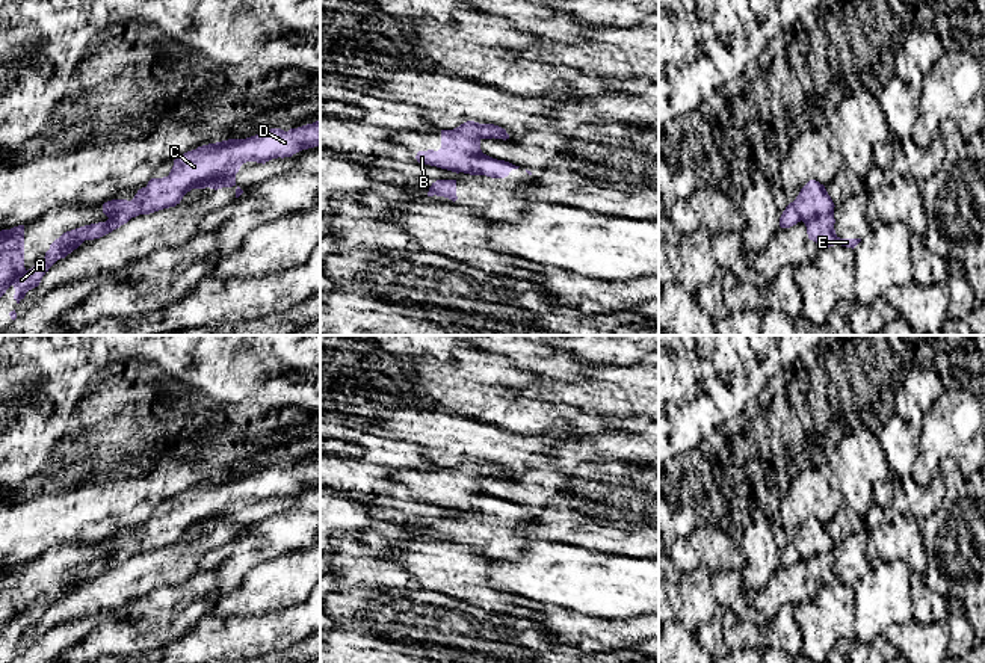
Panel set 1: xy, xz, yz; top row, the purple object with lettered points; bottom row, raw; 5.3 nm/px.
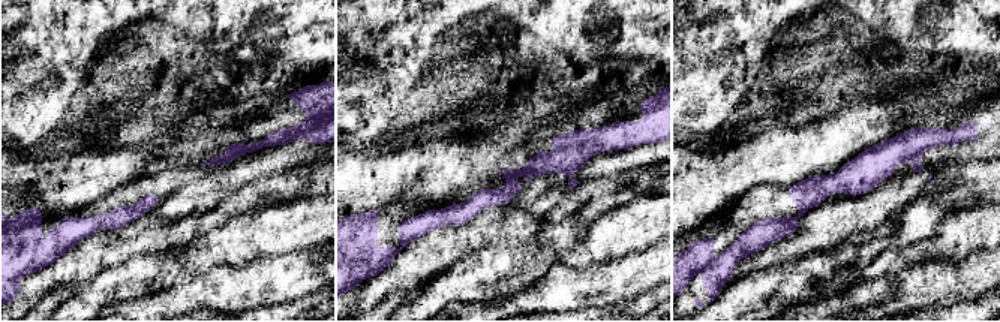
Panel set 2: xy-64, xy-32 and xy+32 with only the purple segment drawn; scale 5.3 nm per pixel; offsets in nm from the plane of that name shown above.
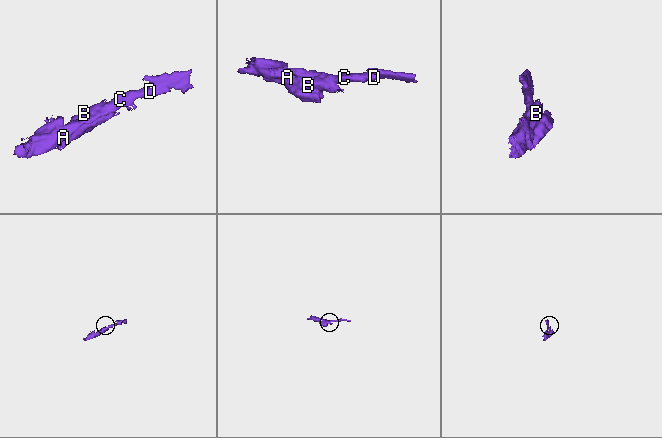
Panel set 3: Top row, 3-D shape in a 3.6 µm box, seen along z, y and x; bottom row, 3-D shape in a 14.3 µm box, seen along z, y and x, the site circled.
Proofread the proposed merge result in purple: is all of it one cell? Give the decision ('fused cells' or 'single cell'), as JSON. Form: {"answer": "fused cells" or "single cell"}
{"answer": "single cell"}

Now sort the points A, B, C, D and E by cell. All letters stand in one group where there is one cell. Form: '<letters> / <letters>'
A B C D E

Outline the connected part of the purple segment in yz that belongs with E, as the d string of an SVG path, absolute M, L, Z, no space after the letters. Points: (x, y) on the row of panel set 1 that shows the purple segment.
M810 180L796 199L783 211L780 227L790 228L802 220L807 227L808 239L816 242L819 248L841 245L854 249L861 239L840 239L835 234L834 207L825 186Z

